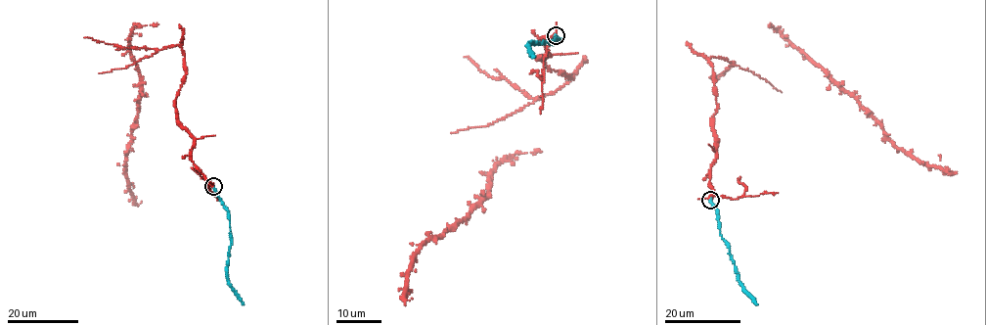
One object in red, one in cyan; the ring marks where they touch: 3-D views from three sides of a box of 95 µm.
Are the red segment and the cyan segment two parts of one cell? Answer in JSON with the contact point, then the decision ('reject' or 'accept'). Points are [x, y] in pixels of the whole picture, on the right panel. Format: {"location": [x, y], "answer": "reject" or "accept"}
{"location": [710, 200], "answer": "accept"}

